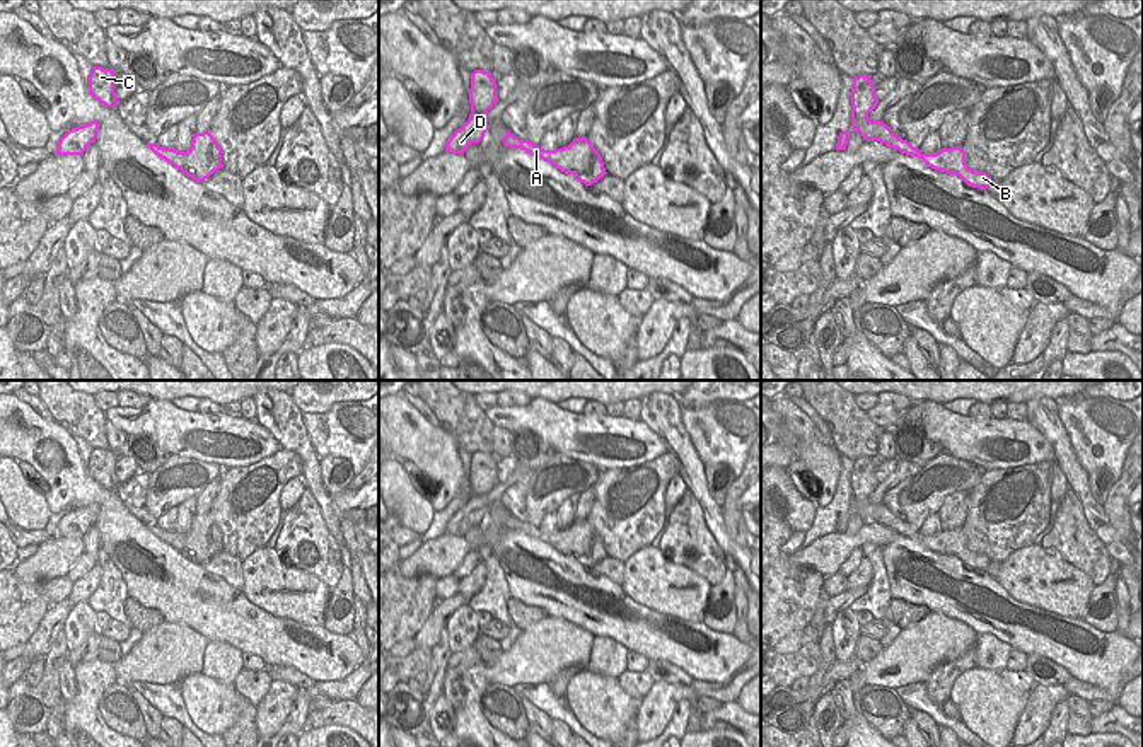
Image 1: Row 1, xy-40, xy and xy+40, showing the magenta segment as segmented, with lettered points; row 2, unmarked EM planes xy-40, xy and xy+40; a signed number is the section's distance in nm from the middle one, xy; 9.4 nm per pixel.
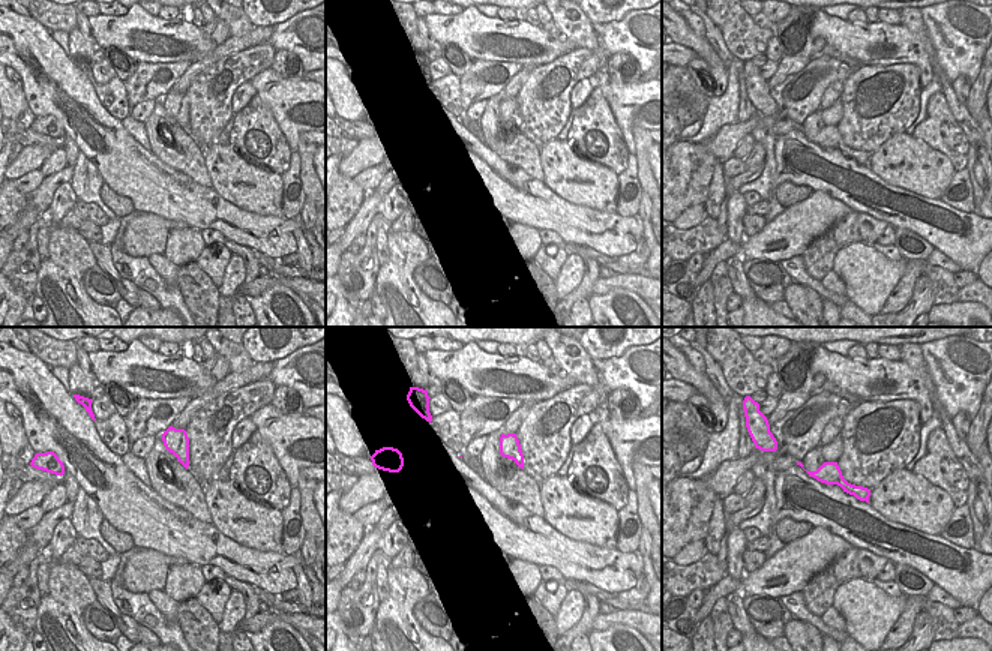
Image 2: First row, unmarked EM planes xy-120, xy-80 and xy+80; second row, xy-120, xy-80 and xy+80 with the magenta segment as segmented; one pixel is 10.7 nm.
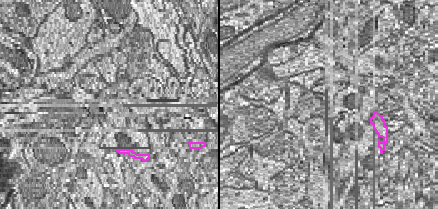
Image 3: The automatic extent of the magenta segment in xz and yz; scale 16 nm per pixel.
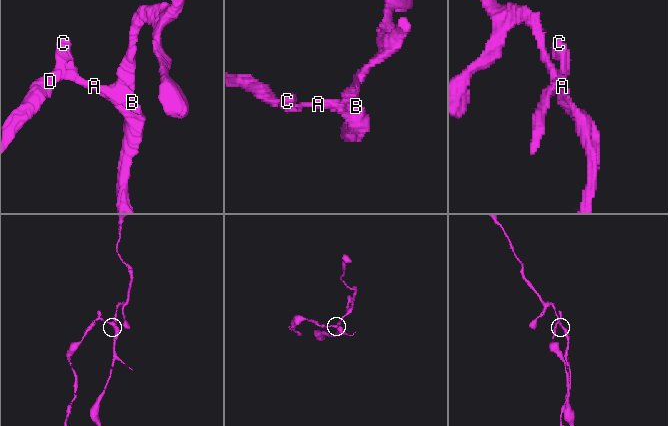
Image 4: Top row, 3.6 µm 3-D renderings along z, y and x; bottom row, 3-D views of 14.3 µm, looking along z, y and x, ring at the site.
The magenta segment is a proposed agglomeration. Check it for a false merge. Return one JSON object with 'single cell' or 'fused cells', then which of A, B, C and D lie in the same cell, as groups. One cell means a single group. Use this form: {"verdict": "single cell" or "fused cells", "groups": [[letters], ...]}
{"verdict": "fused cells", "groups": [["A", "B", "C"], ["D"]]}

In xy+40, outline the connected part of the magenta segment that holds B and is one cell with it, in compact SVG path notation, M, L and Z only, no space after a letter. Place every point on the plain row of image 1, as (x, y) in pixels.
M870 503L865 507L865 522L877 522L899 532L901 536L921 541L928 549L959 558L966 566L984 571L991 559L986 554L972 553L966 546L966 534L962 529L942 530L937 536L921 536L908 522L897 518L884 503Z

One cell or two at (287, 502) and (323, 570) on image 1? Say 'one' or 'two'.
two

